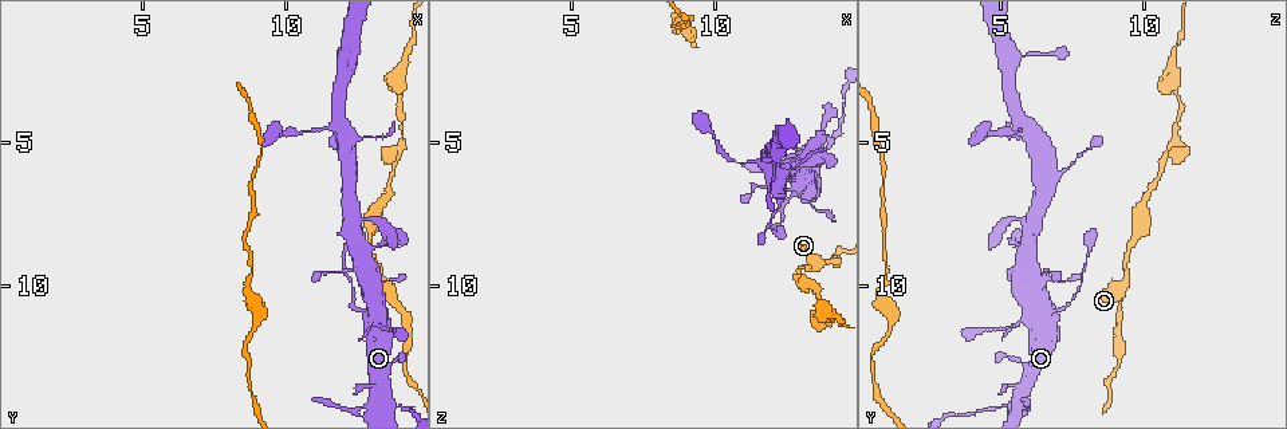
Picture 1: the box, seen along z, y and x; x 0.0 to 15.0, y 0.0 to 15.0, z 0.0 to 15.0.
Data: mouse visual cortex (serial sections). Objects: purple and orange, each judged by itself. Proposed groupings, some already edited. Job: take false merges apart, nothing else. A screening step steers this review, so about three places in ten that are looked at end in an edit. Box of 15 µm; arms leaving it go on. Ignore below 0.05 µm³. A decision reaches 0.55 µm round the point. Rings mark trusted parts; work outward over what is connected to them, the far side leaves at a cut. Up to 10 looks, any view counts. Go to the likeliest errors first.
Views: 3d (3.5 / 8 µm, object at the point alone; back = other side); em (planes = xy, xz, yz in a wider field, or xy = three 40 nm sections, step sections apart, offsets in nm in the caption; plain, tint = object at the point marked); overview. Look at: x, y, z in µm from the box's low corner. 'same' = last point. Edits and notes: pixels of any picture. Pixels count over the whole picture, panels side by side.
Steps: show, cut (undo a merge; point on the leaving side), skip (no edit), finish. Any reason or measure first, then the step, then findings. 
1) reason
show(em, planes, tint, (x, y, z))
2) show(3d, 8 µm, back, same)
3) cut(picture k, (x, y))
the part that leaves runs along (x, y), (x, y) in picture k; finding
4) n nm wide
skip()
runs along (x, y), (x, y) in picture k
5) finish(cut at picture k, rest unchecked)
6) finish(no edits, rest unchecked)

sudden change in width
show(3d, 3.5 µm, (12.4, 10.8, 7.0))

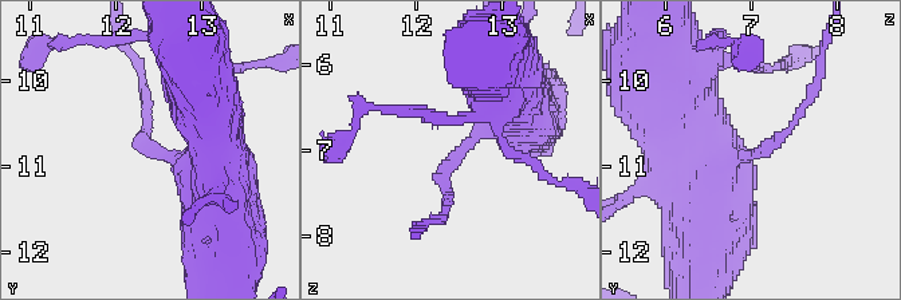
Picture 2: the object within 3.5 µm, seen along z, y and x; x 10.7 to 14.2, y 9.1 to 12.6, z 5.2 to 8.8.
arms of 100, 800 nm; shape alone is not enough
show(em, xy, step 5, tint, (12.50, 10.90, 7.05))

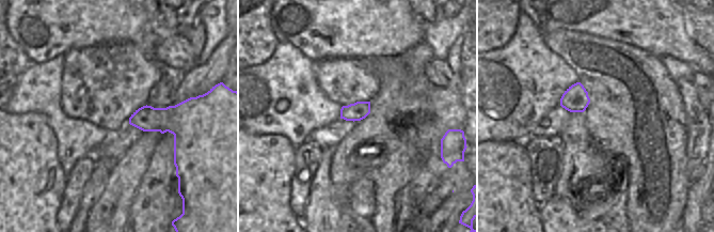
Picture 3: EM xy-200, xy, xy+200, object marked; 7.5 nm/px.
show(em, planes, tint, same)

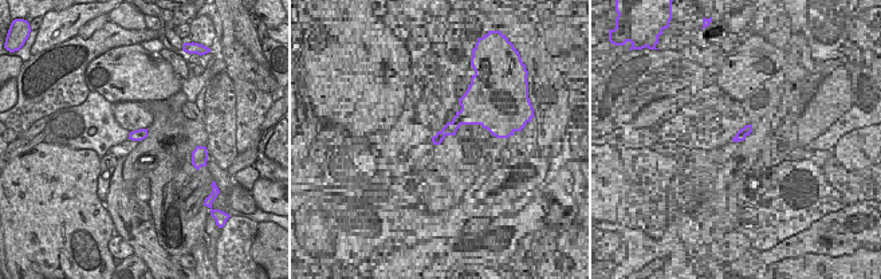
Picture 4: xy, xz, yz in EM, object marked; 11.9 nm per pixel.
skip()
runs along (711, 185), (711, 164), (770, 147), (810, 94) in picture 2; one cell here

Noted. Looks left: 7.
abrupt turn
show(3d, 3.5 µm, (13.6, 9.7, 9.4))

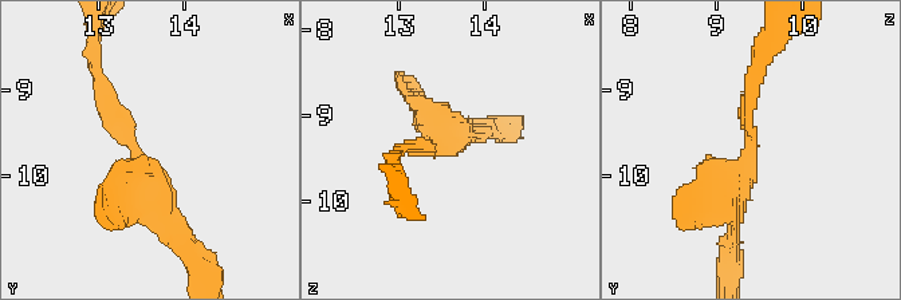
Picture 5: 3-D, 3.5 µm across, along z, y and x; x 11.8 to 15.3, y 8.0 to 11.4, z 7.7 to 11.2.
show(em, xy, step 3, tint, (13.45, 9.75, 9.40))

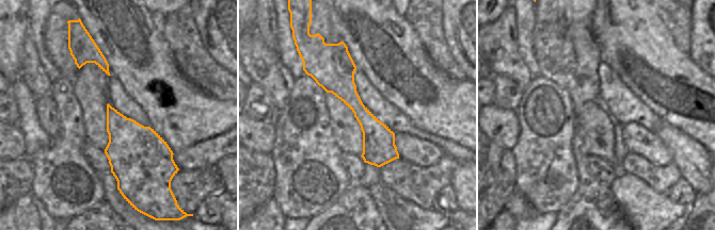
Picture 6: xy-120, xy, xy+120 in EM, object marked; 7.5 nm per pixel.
skip()
runs along (333, 46), (335, 75), (396, 155) in picture 6; one cell here

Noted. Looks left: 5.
arms part here
show(3d, 8 µm, (14.1, 4.9, 11.0))

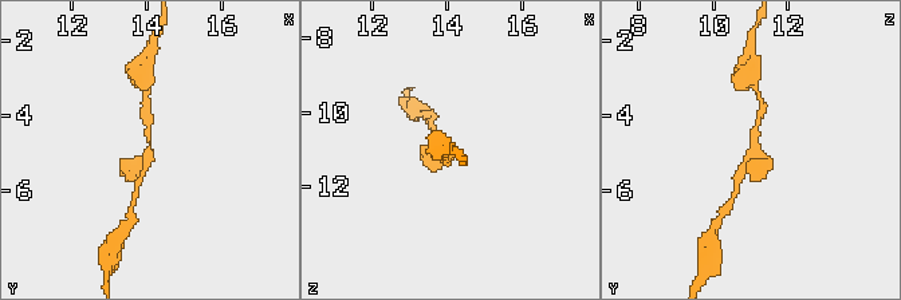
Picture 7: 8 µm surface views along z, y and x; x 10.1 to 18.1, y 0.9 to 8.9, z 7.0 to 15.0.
show(3d, 3.5 µm, (14.1, 5.0, 11.0))

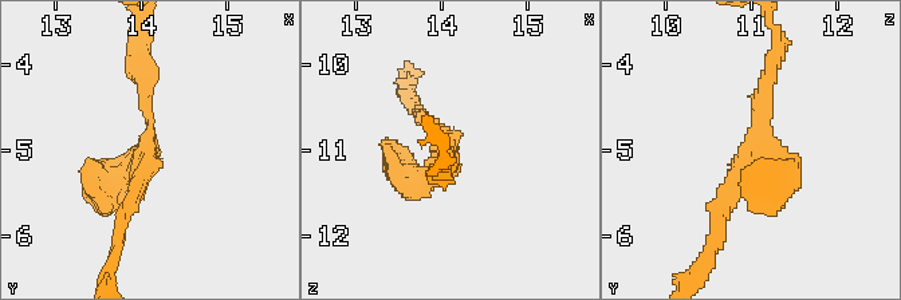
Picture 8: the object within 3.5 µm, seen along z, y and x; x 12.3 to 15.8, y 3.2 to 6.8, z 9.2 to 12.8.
3 arms; arms of 150, 200, 350 nm
skip()
runs along (717, 225), (759, 146), (772, 64) in picture 8; continuous, no second cell

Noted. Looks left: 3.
sudden change in width
show(3d, 3.5 µm, (12.0, 5.7, 7.6))

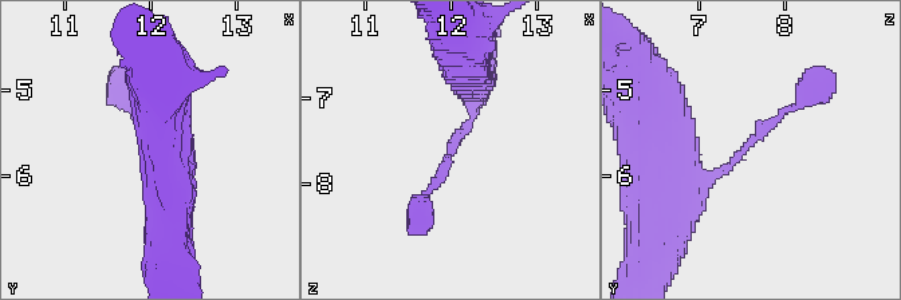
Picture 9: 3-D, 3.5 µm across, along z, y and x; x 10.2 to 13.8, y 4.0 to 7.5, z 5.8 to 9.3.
show(em, xy, step 2, tint, (12.10, 5.75, 7.50))

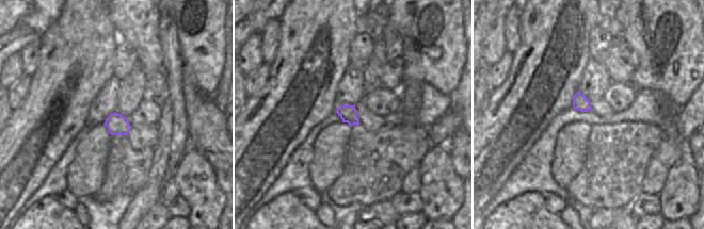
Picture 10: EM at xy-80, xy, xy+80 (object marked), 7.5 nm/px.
130 nm wide
skip()
runs along (673, 198), (728, 169), (803, 99) in picture 9; one cell here

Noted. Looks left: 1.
finish(no edits, rest unchecked)

